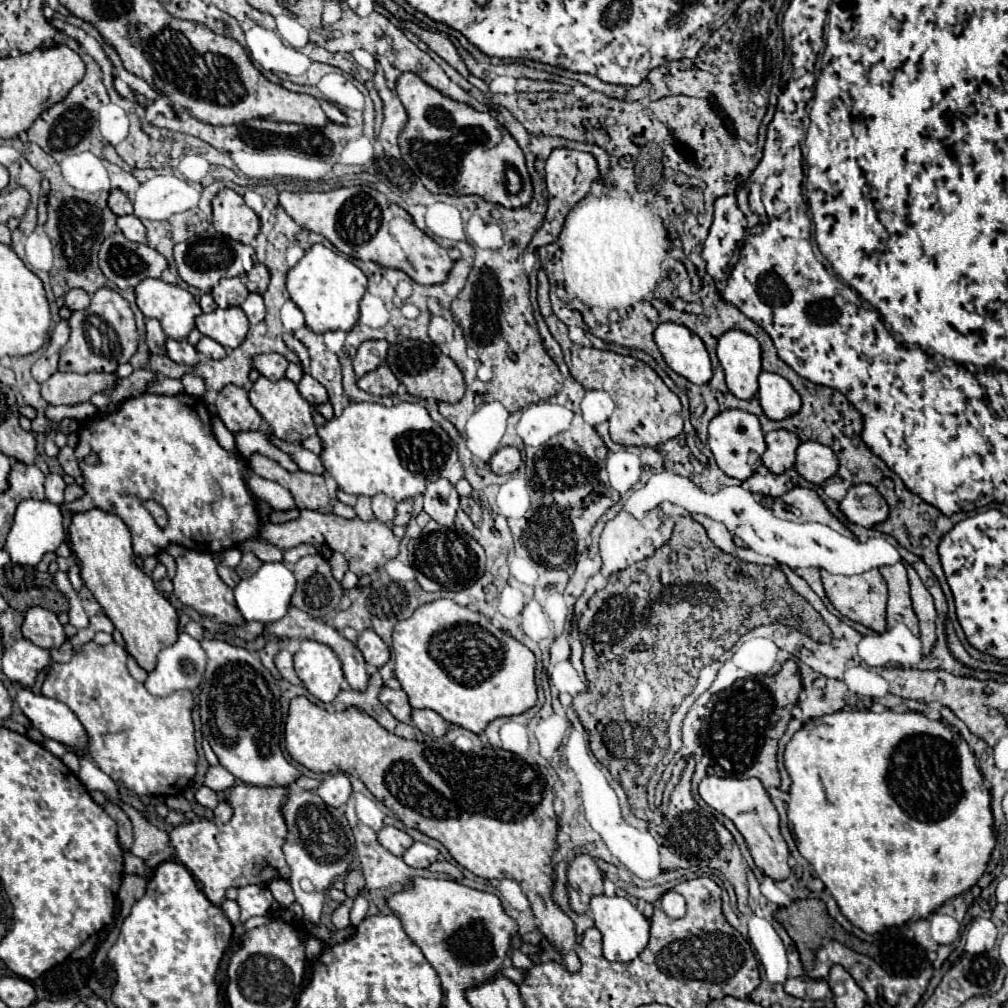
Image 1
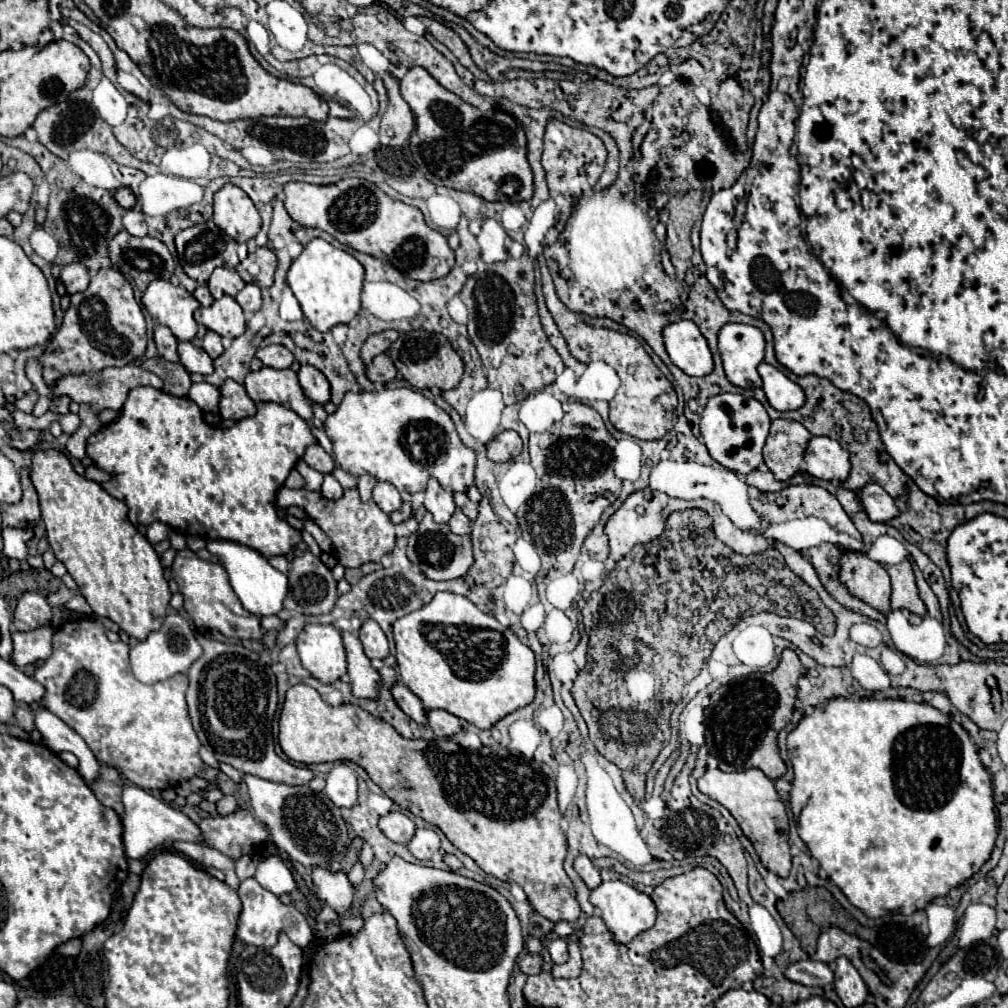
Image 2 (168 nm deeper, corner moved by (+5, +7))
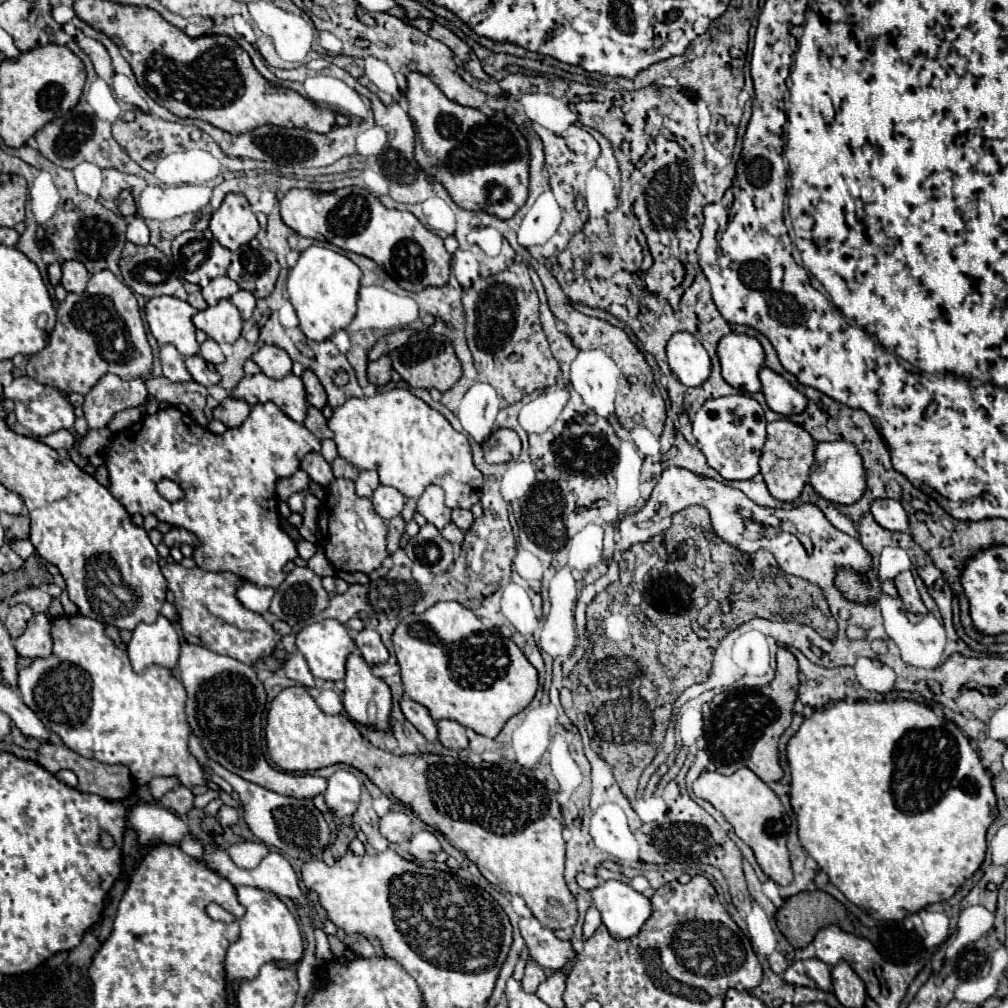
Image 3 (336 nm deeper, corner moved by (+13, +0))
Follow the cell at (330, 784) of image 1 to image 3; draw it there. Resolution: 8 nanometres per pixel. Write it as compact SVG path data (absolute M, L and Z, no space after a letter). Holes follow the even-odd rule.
M337 771L327 781L329 787L325 791L325 801L331 813L337 817L353 815L361 799L361 781L349 771Z

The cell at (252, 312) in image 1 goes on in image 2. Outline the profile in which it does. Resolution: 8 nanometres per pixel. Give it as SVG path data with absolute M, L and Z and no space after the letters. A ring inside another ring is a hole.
M245 284L245 288L235 296L239 306L247 316L255 314L261 308L261 290L257 284Z

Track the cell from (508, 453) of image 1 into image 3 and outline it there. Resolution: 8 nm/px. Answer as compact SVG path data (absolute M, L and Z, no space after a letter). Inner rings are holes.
M495 429L481 445L487 463L505 463L517 459L521 451L521 439L513 429Z

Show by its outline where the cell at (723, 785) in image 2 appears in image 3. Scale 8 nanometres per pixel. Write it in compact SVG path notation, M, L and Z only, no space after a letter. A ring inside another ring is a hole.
M741 767L733 775L703 771L693 783L693 791L697 797L707 799L717 811L725 815L725 819L733 825L735 833L753 849L757 863L767 877L771 877L777 885L789 885L793 881L785 827L781 821L785 809L773 789L769 789L769 785L765 785L749 767Z

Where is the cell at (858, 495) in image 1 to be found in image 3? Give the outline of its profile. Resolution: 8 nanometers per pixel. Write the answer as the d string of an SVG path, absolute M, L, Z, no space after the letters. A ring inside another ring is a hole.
M877 499L871 505L871 513L879 525L891 531L909 531L909 515L895 499Z

